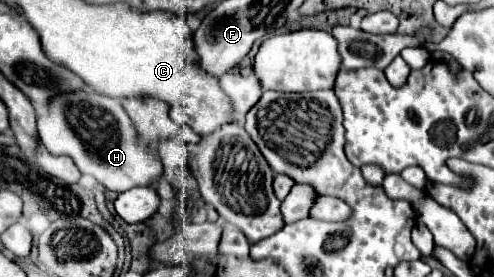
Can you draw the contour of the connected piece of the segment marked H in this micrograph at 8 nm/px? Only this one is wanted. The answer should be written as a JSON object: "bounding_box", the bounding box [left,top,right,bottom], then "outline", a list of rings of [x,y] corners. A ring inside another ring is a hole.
{"bounding_box":[37,86,163,192],"outline":[[[85,86],[85,90],[77,90],[73,94],[59,94],[57,98],[53,98],[53,102],[47,102],[45,112],[37,116],[37,128],[41,130],[41,136],[39,136],[41,142],[45,144],[45,148],[51,154],[71,156],[73,162],[77,164],[77,168],[81,170],[81,174],[93,176],[107,190],[125,192],[133,186],[151,186],[163,174],[161,160],[155,154],[151,154],[151,150],[147,146],[137,144],[133,124],[131,124],[127,112],[123,110],[121,102],[115,98],[109,98],[109,96],[101,96],[87,86]]]}

